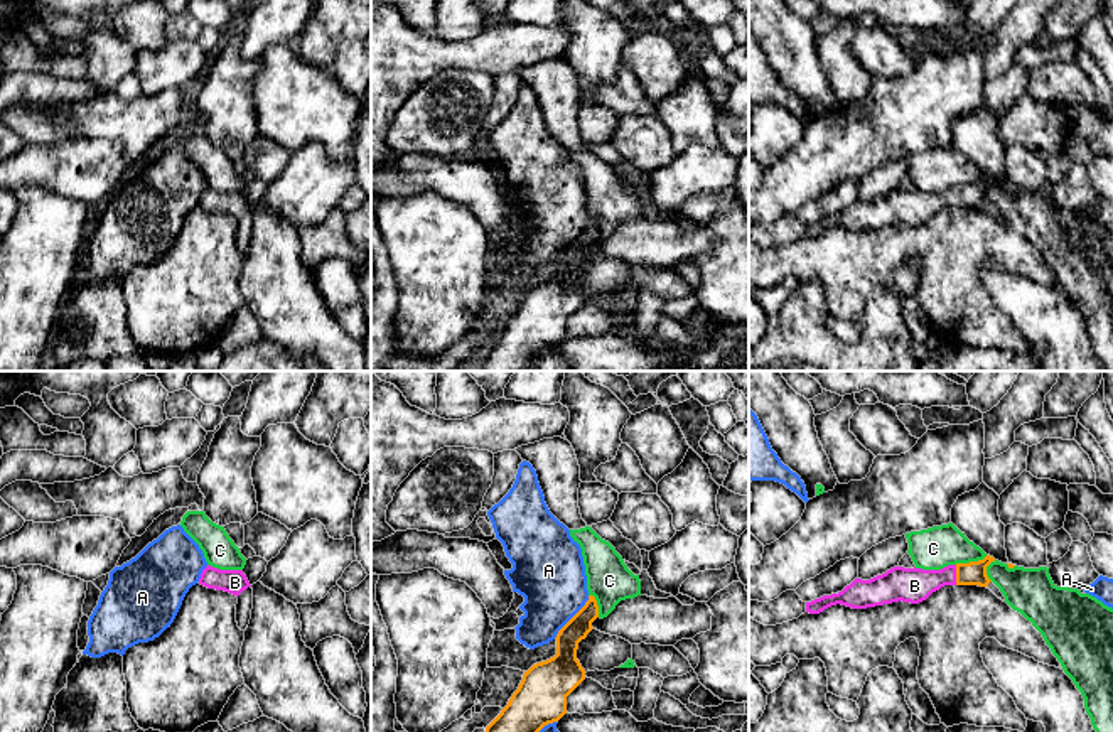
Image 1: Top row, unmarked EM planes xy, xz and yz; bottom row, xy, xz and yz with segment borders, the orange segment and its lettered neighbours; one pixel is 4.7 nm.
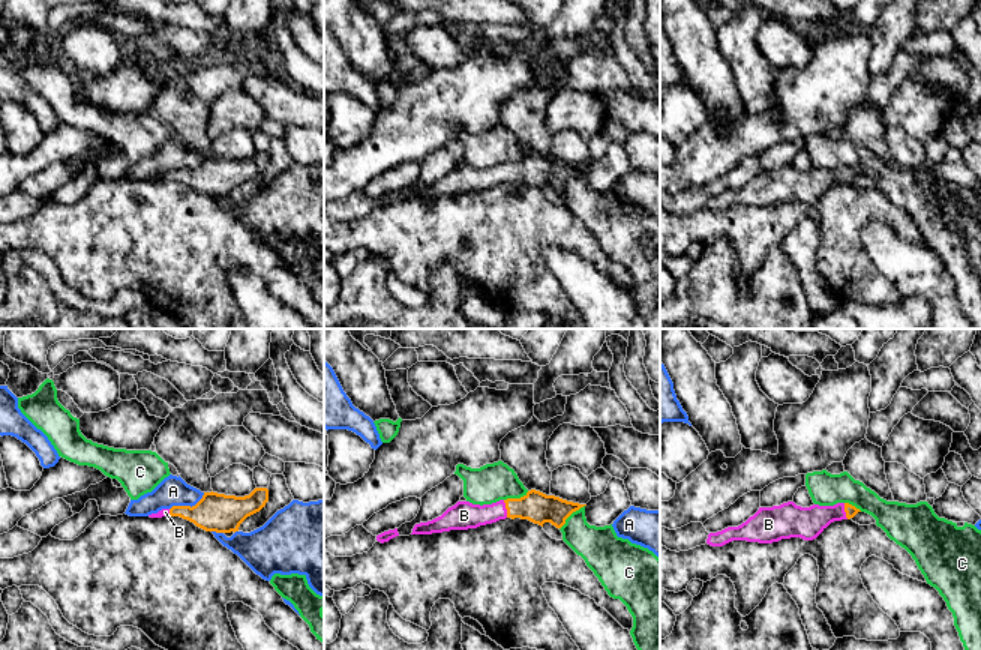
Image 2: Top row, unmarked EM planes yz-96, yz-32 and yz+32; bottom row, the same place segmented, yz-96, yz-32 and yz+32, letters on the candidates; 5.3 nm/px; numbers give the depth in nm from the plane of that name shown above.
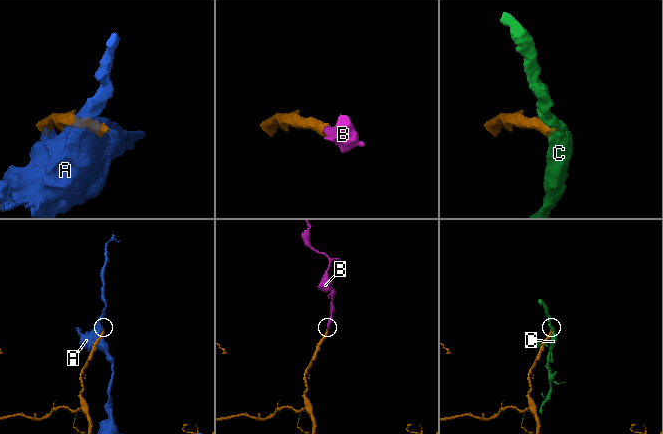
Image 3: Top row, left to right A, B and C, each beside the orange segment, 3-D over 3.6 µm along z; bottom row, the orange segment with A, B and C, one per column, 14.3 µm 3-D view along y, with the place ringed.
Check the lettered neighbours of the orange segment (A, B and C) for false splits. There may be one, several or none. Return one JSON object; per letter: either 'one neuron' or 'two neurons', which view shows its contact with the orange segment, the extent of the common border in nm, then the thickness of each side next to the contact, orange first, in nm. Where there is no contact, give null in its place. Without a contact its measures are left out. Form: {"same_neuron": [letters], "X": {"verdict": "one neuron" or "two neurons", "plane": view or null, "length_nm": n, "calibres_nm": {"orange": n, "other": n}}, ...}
{"same_neuron": ["B"], "A": {"verdict": "two neurons", "plane": "xz", "length_nm": 260, "calibres_nm": {"orange": 160, "other": 340}}, "B": {"verdict": "one neuron", "plane": "yz", "length_nm": 100, "calibres_nm": {"orange": 110, "other": 160}}, "C": {"verdict": "two neurons", "plane": "yz", "length_nm": 170, "calibres_nm": {"orange": 110, "other": 200}}}

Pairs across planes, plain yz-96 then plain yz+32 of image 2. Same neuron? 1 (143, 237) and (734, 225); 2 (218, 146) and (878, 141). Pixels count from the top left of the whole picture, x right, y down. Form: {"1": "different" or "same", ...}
{"1": "same", "2": "different"}

